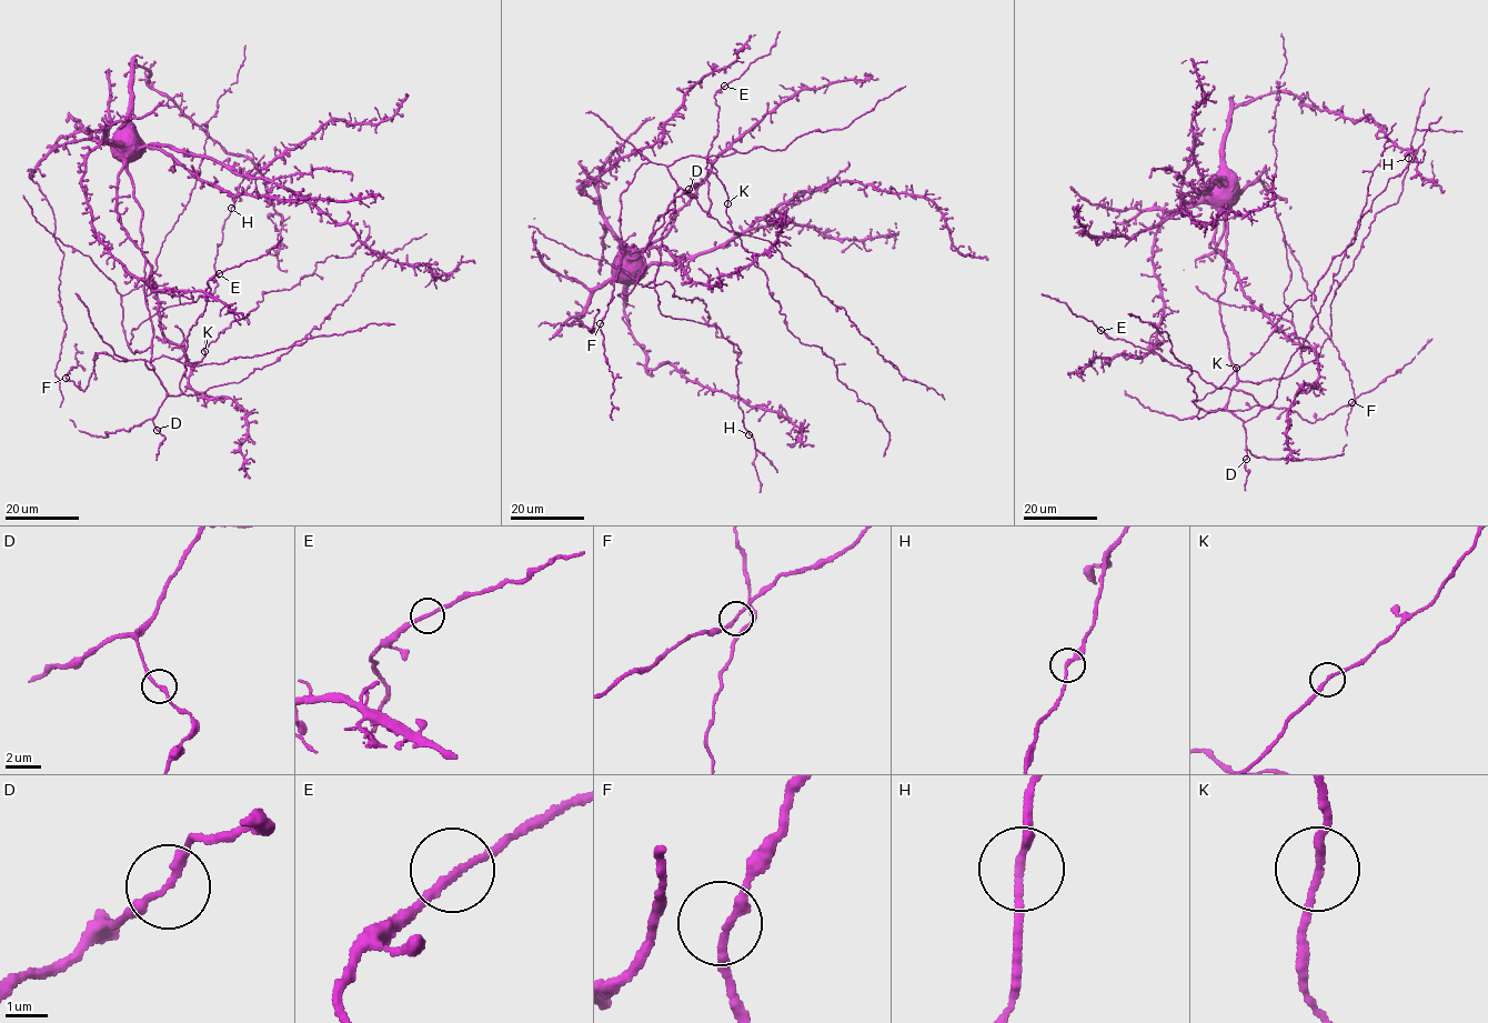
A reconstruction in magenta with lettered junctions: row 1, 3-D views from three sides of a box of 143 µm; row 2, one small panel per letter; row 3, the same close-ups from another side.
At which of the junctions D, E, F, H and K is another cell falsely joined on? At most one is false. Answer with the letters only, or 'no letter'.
no letter

